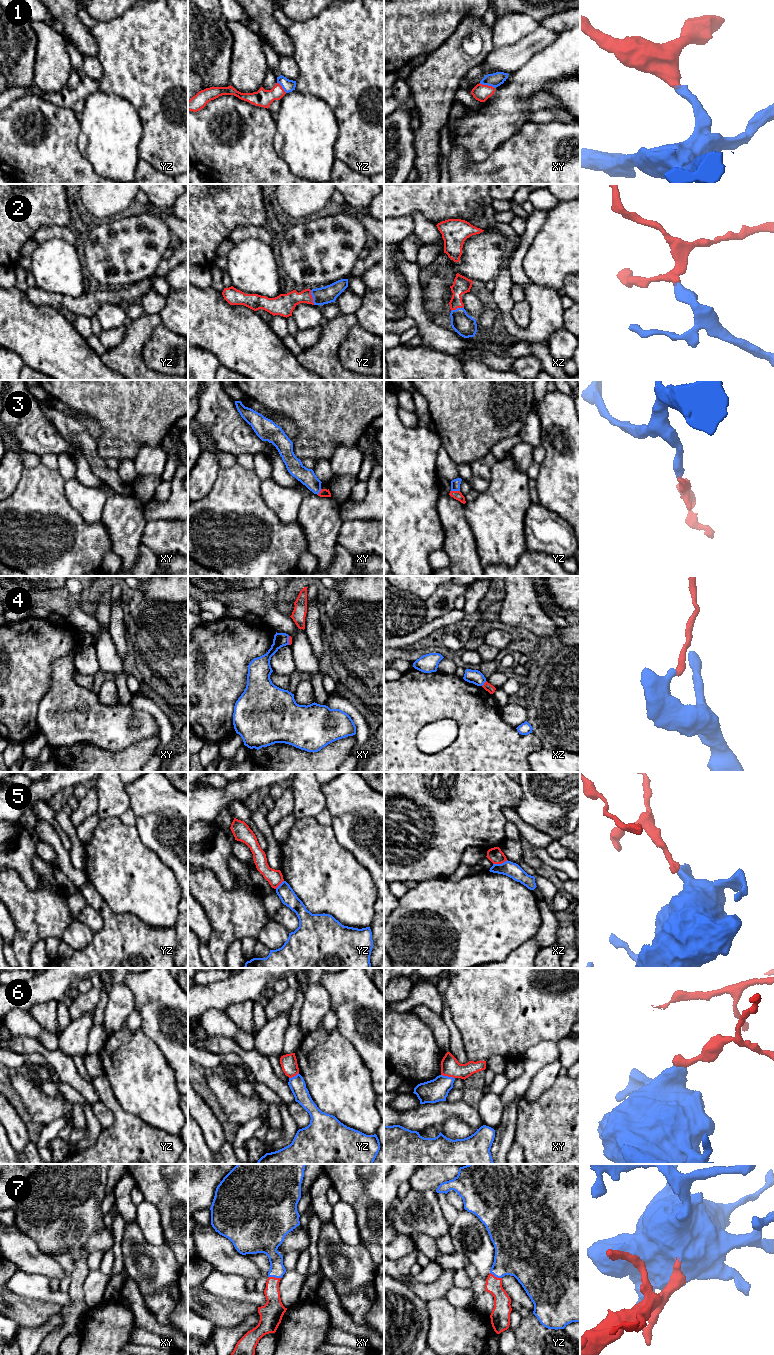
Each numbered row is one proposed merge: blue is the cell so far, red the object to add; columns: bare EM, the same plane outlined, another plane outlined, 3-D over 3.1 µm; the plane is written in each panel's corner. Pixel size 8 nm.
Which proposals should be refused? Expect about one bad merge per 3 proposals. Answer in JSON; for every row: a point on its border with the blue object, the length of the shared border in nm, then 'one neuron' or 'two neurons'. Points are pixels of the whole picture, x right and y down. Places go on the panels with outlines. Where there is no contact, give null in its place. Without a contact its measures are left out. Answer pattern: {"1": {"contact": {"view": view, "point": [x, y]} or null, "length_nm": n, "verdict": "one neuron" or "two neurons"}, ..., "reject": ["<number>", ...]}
{"1": {"contact": {"view": "xy", "point": [487, 84]}, "length_nm": 130, "verdict": "one neuron"}, "2": {"contact": {"view": "yz", "point": [312, 296]}, "length_nm": 120, "verdict": "one neuron"}, "3": {"contact": {"view": "yz", "point": [455, 490]}, "length_nm": 70, "verdict": "one neuron"}, "4": {"contact": {"view": "xz", "point": [483, 684]}, "length_nm": 60, "verdict": "two neurons"}, "5": {"contact": {"view": "xz", "point": [500, 864]}, "length_nm": 120, "verdict": "two neurons"}, "6": {"contact": {"view": "xy", "point": [447, 1076]}, "length_nm": 120, "verdict": "two neurons"}, "7": {"contact": {"view": "xy", "point": [274, 1276]}, "length_nm": 110, "verdict": "one neuron"}, "reject": ["4", "5", "6"]}

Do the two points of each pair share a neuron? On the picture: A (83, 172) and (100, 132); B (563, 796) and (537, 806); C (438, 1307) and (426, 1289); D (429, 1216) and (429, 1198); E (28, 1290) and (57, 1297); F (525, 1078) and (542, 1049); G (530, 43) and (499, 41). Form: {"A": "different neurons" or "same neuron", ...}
{"A": "different neurons", "B": "same neuron", "C": "different neurons", "D": "same neuron", "E": "same neuron", "F": "same neuron", "G": "different neurons"}

